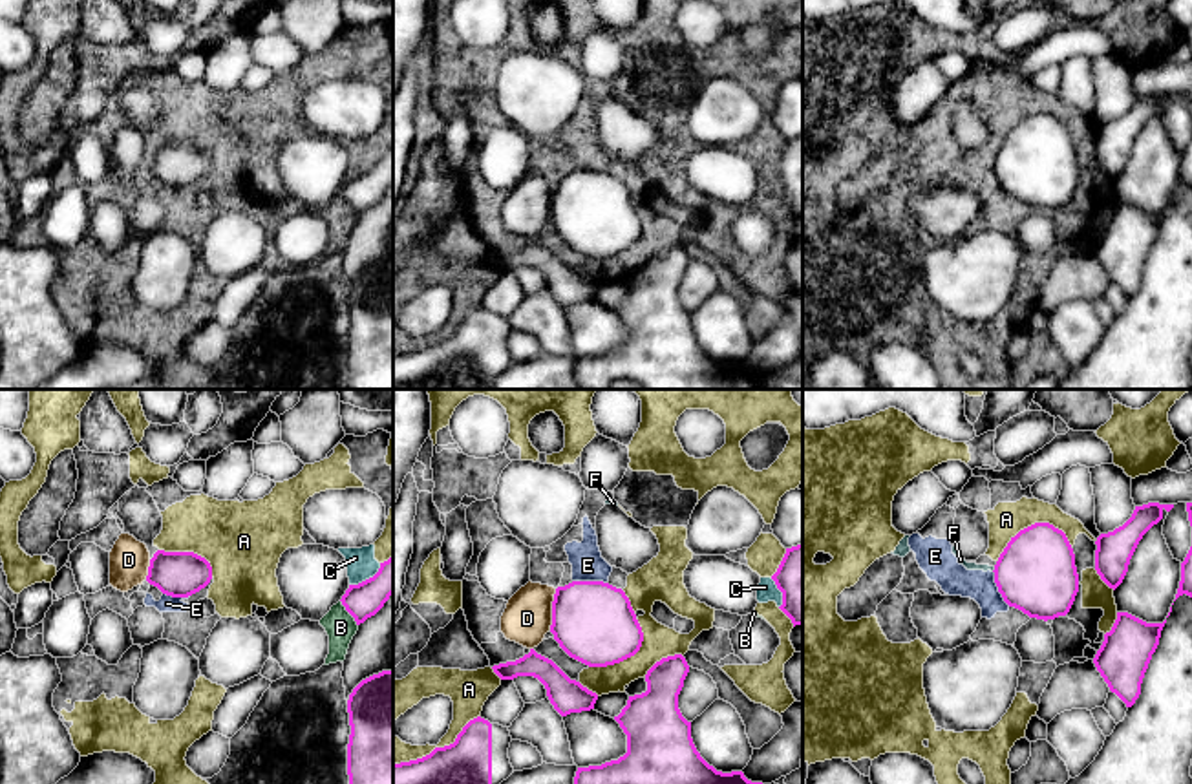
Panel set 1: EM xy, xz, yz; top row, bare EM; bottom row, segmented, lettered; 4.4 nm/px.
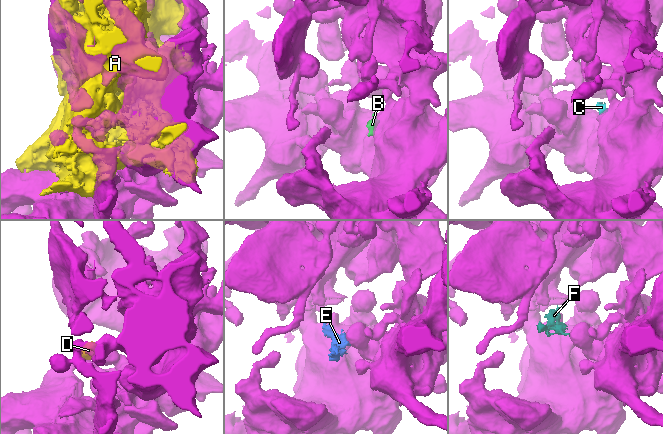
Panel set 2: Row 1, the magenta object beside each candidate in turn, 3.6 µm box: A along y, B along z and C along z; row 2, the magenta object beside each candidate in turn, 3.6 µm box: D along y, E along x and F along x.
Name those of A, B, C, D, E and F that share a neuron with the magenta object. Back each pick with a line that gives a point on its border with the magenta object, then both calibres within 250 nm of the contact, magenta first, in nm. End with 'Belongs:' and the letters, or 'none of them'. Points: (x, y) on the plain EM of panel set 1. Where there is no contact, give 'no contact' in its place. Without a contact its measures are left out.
Belongs: none of them

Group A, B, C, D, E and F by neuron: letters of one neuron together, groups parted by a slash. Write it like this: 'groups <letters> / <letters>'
groups A B C D E F

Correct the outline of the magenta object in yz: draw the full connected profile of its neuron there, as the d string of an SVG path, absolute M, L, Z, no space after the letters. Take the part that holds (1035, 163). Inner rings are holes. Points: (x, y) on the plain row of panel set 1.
M1035 113L1011 128L993 163L1009 197L1044 212L1066 207L1079 183L1073 139L1049 113Z

